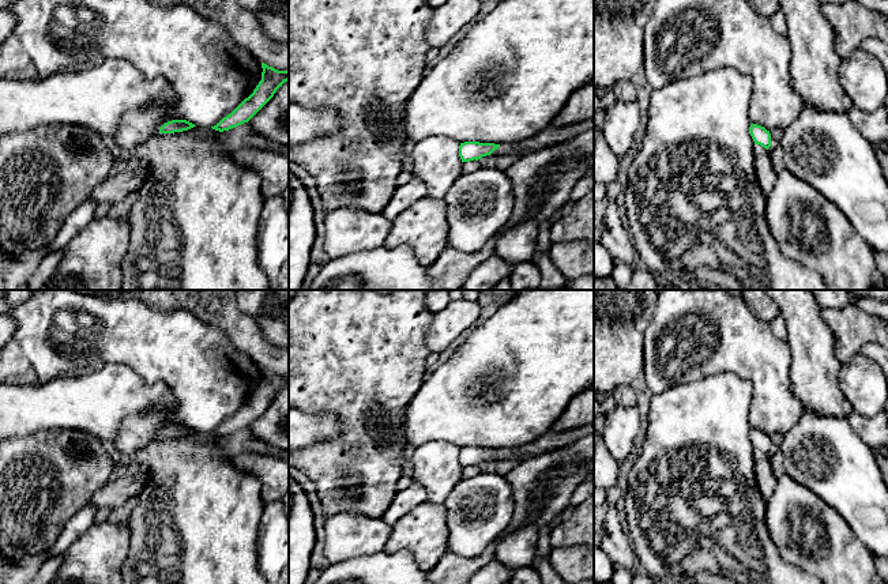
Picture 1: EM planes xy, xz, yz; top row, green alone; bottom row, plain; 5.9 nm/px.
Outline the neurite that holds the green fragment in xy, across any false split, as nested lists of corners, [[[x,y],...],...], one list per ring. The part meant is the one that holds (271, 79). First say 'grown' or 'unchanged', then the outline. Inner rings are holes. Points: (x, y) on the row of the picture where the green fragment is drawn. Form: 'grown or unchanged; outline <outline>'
unchanged; outline [[[261,63],[261,80],[253,93],[245,98],[230,114],[223,117],[215,131],[223,132],[248,123],[276,93],[276,90],[289,80],[289,71],[278,71]]]

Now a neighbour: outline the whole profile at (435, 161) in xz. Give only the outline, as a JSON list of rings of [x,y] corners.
[[[426,137],[414,144],[411,173],[428,188],[428,196],[443,200],[451,185],[462,176],[462,159],[456,140]]]

